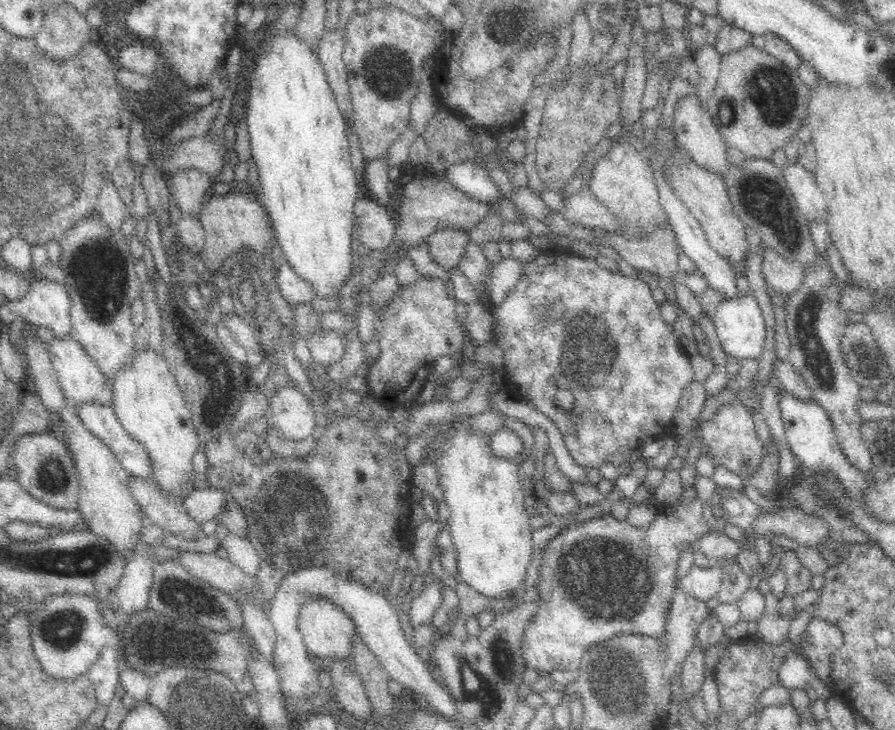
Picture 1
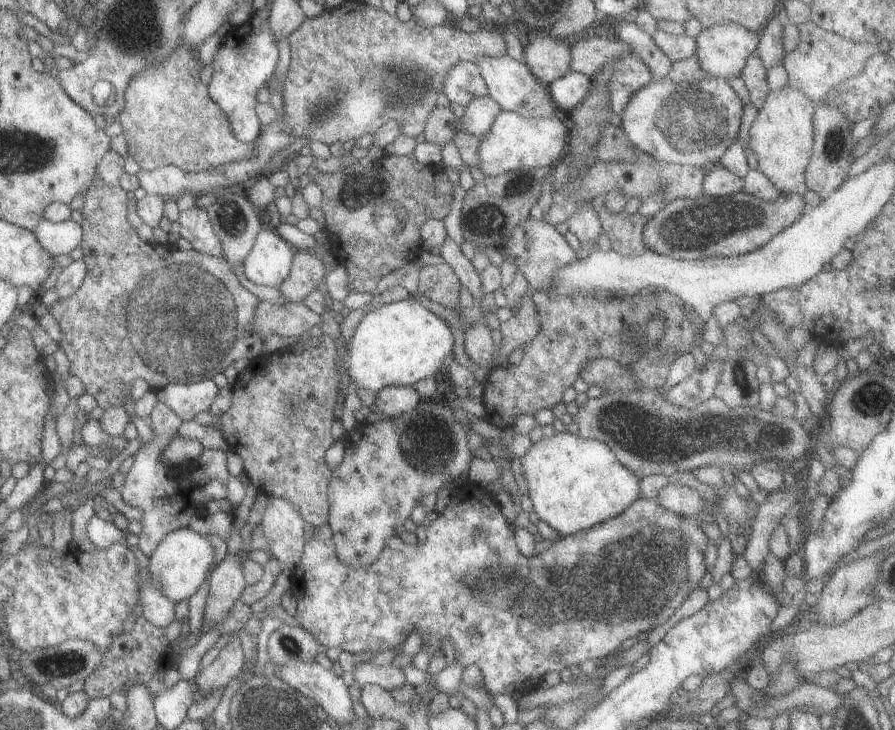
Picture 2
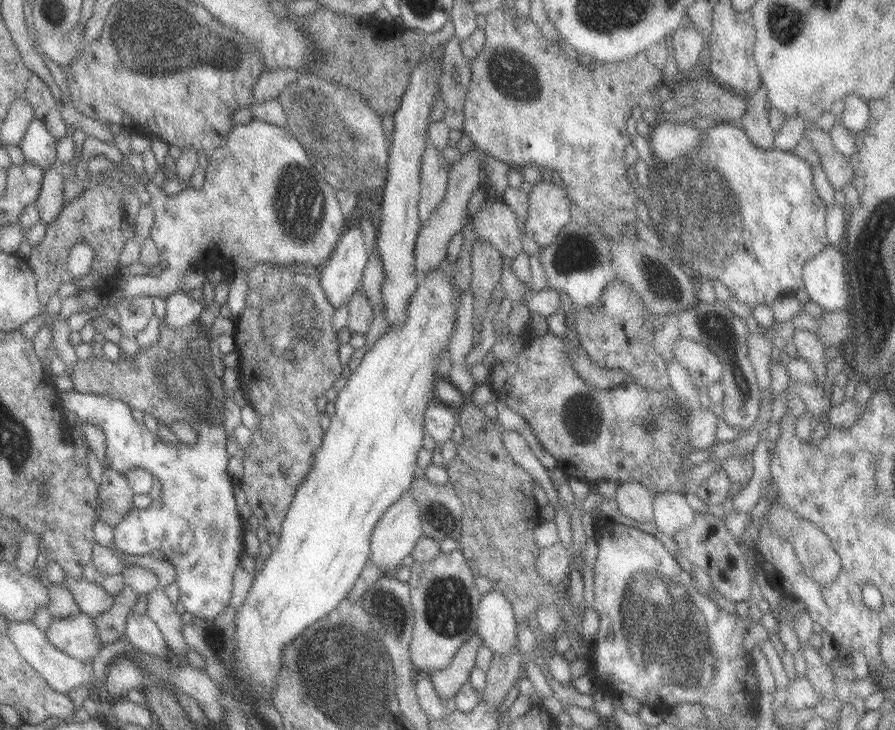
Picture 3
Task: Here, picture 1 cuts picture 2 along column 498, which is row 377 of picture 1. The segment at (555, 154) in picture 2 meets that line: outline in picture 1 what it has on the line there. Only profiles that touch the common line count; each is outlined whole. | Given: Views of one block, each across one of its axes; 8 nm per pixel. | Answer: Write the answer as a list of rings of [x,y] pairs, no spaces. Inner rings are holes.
[[[135,347],[134,358],[122,366],[113,378],[114,413],[128,435],[144,445],[150,461],[154,461],[154,479],[152,480],[168,494],[182,497],[188,494],[189,473],[193,470],[193,457],[197,452],[197,432],[193,428],[192,416],[185,406],[176,379],[165,357],[149,347]]]

